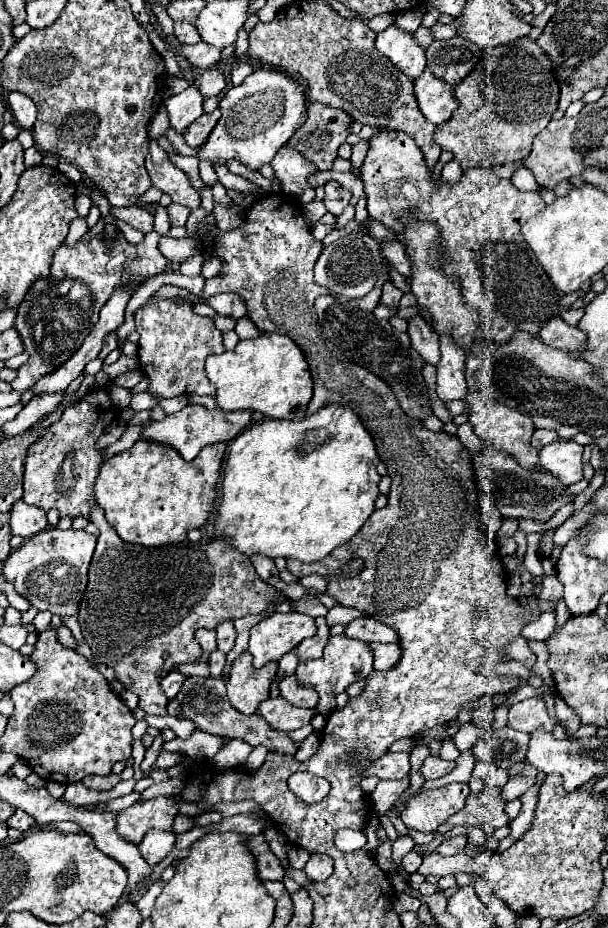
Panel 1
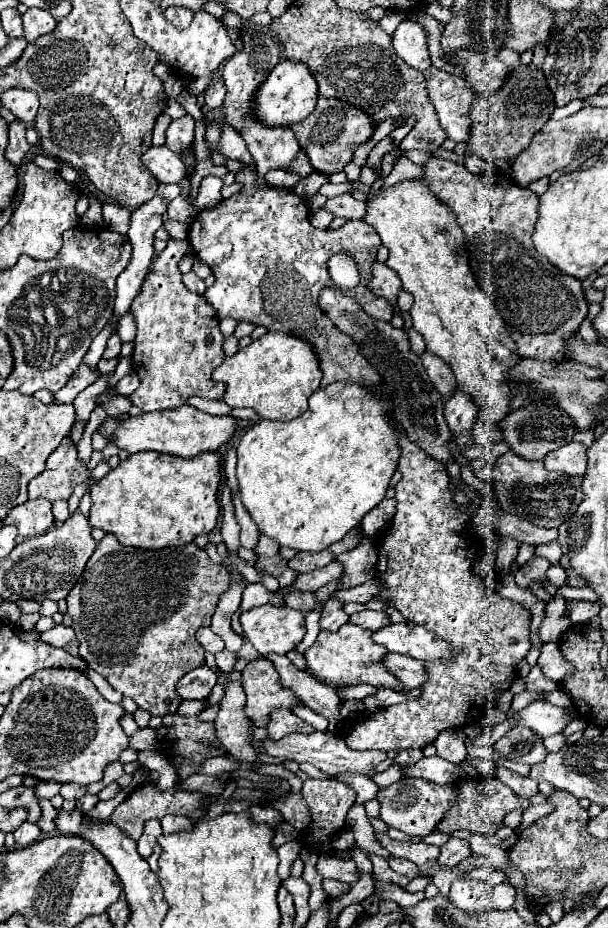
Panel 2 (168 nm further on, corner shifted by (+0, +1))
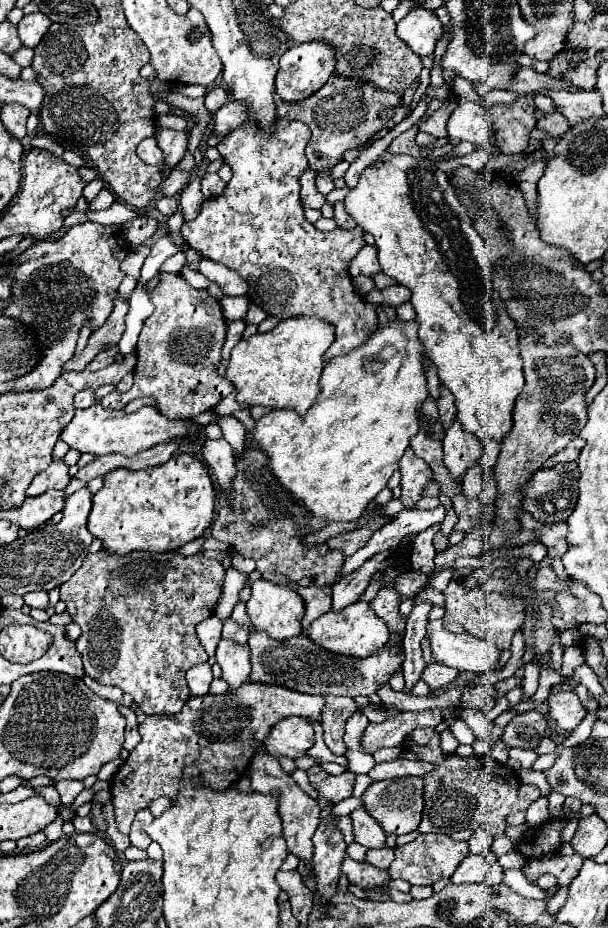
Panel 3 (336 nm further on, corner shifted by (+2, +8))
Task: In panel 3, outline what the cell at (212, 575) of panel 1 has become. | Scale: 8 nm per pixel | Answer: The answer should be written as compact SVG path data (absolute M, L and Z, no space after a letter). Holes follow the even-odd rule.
M105 548L95 554L87 554L83 566L65 584L61 584L61 600L67 604L67 612L83 630L77 638L77 650L83 656L85 674L99 684L119 686L123 692L133 696L135 704L145 714L179 712L189 698L185 672L209 658L199 644L195 626L213 616L223 576L223 564L205 558L203 554L183 556L177 550L161 554L133 550L121 556L117 552L105 552Z

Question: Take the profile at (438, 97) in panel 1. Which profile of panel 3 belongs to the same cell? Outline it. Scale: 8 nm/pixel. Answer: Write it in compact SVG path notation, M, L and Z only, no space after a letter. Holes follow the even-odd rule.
M457 98L457 108L447 120L447 134L451 140L467 140L487 150L493 148L493 126L485 124L485 108L477 102Z

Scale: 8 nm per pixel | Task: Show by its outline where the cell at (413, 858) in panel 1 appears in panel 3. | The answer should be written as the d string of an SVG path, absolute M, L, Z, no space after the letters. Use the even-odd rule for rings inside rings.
M385 846L385 848L379 848L379 850L369 850L369 852L367 852L367 858L365 858L365 862L373 864L375 868L389 870L389 866L391 866L393 858L395 858L395 850Z

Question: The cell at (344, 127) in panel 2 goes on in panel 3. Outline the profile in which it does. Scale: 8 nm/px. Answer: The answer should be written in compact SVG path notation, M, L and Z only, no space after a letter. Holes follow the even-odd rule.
M331 76L325 82L325 86L307 100L289 104L283 102L279 96L275 96L275 104L279 118L297 120L309 126L311 140L305 148L305 154L309 160L309 168L315 172L333 168L343 160L345 150L365 144L379 130L389 130L407 116L407 108L401 106L401 96L393 96L393 92L377 92L375 88L369 88L369 84L361 84L357 80L343 80L341 76ZM313 118L315 118L315 128L313 128Z

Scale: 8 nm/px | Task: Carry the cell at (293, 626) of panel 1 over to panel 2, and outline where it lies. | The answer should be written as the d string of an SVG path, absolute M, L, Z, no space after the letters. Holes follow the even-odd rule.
M267 603L241 613L241 627L259 655L287 655L305 637L305 615Z

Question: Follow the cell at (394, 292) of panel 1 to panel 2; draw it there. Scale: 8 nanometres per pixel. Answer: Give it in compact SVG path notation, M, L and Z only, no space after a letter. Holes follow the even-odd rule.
M375 261L371 265L371 277L369 277L367 287L375 295L385 297L393 305L397 303L397 295L401 291L401 283L399 283L399 277L395 275L395 271L391 271L385 263L379 263L379 261Z

